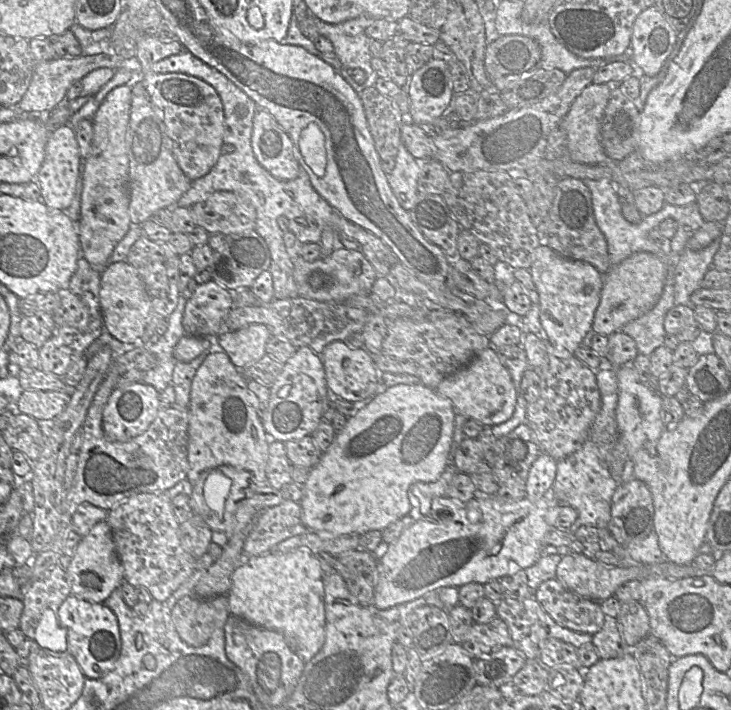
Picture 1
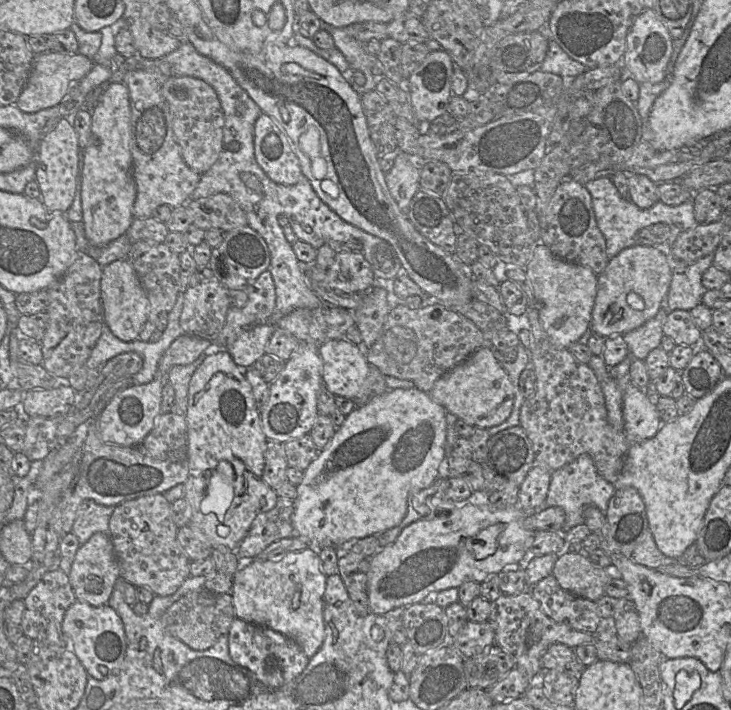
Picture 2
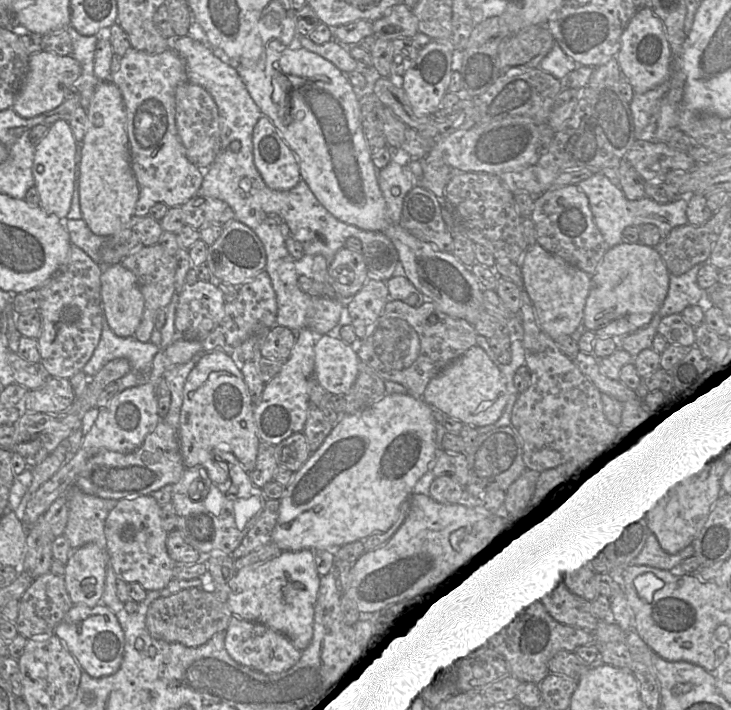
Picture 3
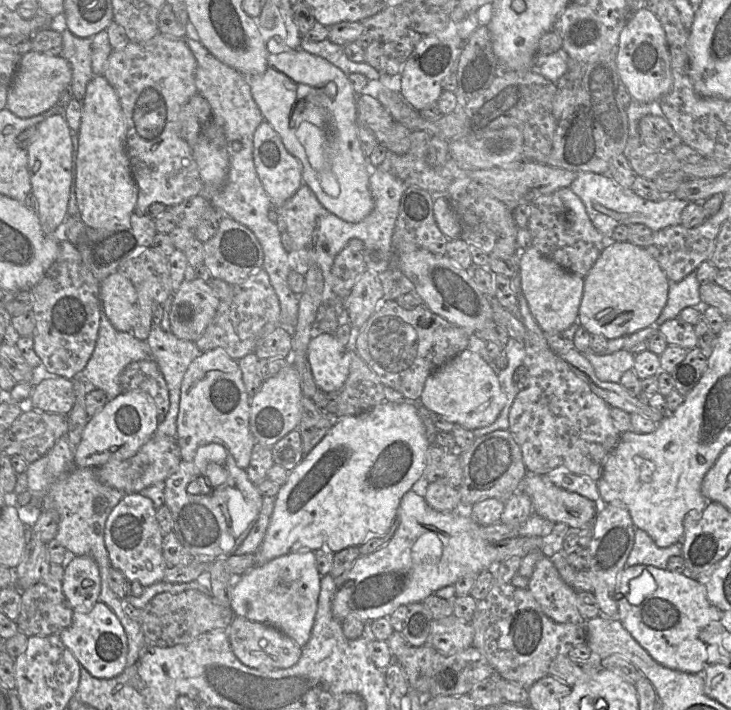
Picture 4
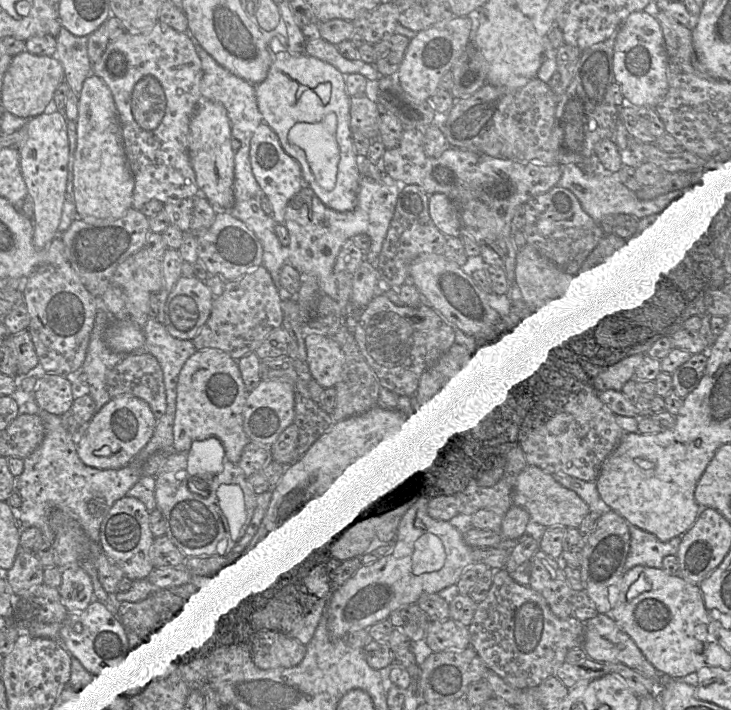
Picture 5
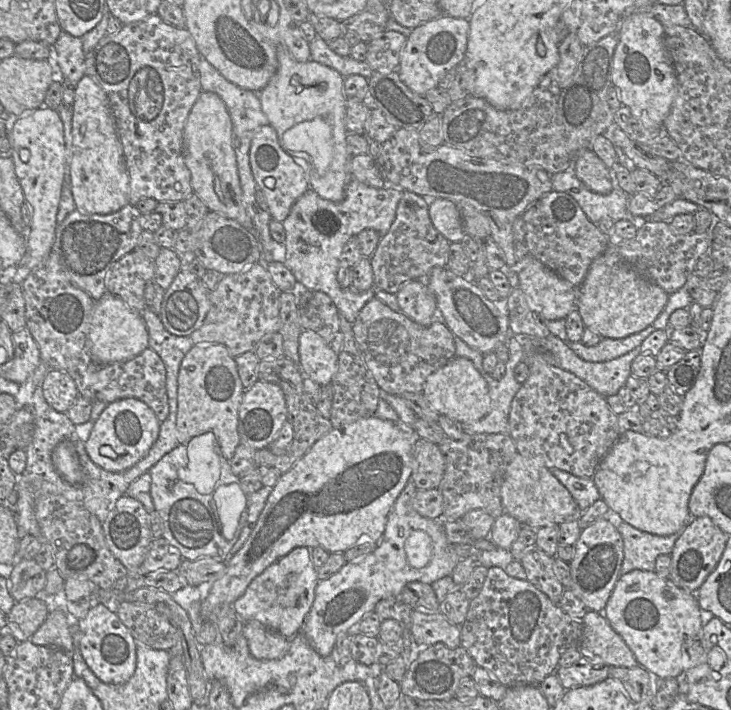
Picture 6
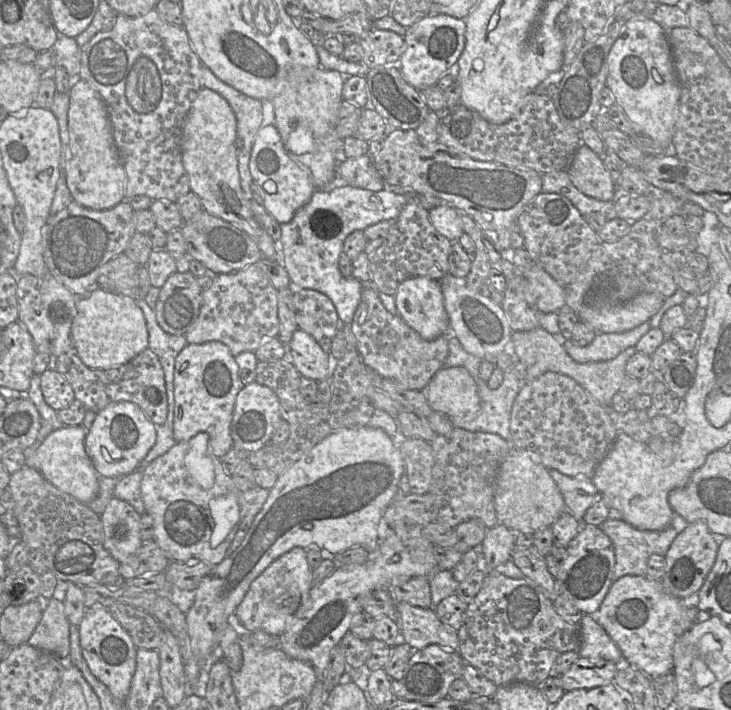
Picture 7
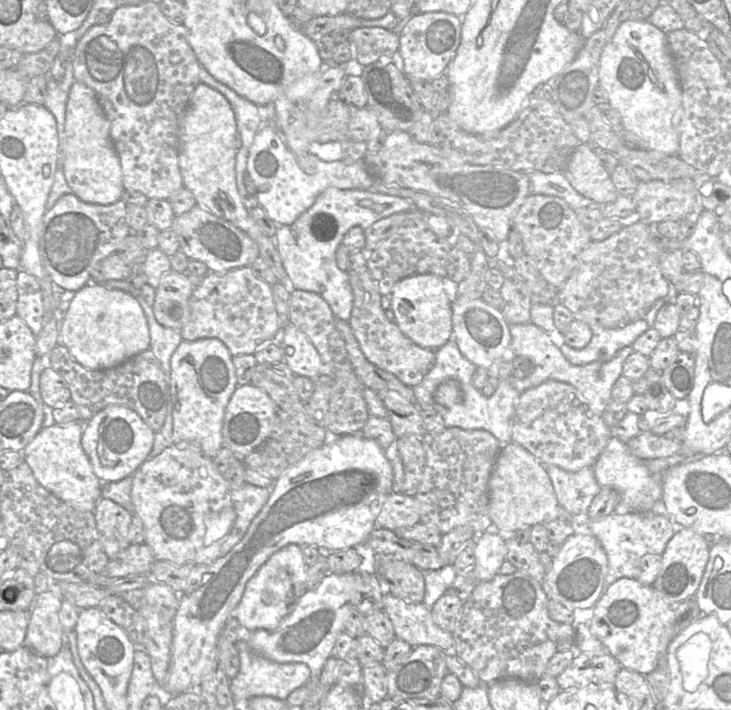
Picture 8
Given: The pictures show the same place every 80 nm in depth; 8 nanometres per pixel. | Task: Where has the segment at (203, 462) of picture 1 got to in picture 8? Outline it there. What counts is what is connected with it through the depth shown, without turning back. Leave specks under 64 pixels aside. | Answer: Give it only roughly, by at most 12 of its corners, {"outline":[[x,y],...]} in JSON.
{"outline":[[182,340],[171,357],[173,443],[223,447],[238,386],[228,347]]}

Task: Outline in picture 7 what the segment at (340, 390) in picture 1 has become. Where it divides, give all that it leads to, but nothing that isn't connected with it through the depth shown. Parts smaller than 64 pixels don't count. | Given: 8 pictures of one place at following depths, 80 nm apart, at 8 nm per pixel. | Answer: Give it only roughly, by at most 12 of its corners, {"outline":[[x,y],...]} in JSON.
{"outline":[[297,329],[286,358],[302,377],[332,377],[332,359],[316,340]]}

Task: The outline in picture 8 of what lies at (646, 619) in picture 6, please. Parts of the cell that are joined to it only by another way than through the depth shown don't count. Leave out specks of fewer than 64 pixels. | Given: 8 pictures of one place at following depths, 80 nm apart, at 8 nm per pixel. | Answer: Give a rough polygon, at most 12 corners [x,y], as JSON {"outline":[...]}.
{"outline":[[620,578],[590,631],[646,676],[673,640],[677,604]]}

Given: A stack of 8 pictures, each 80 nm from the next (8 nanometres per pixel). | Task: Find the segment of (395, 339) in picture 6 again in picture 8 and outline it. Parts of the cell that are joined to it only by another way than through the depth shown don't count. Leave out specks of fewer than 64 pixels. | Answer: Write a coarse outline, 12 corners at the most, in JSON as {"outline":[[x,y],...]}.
{"outline":[[369,269],[348,270],[349,319],[369,362],[414,387],[435,351],[385,315]]}

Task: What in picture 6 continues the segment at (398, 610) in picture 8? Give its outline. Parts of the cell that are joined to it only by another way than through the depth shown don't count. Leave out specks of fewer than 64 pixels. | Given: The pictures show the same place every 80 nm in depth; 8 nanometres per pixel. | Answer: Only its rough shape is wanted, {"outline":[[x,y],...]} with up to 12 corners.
{"outline":[[412,609],[411,633],[420,646],[461,646],[460,626],[441,613]]}

